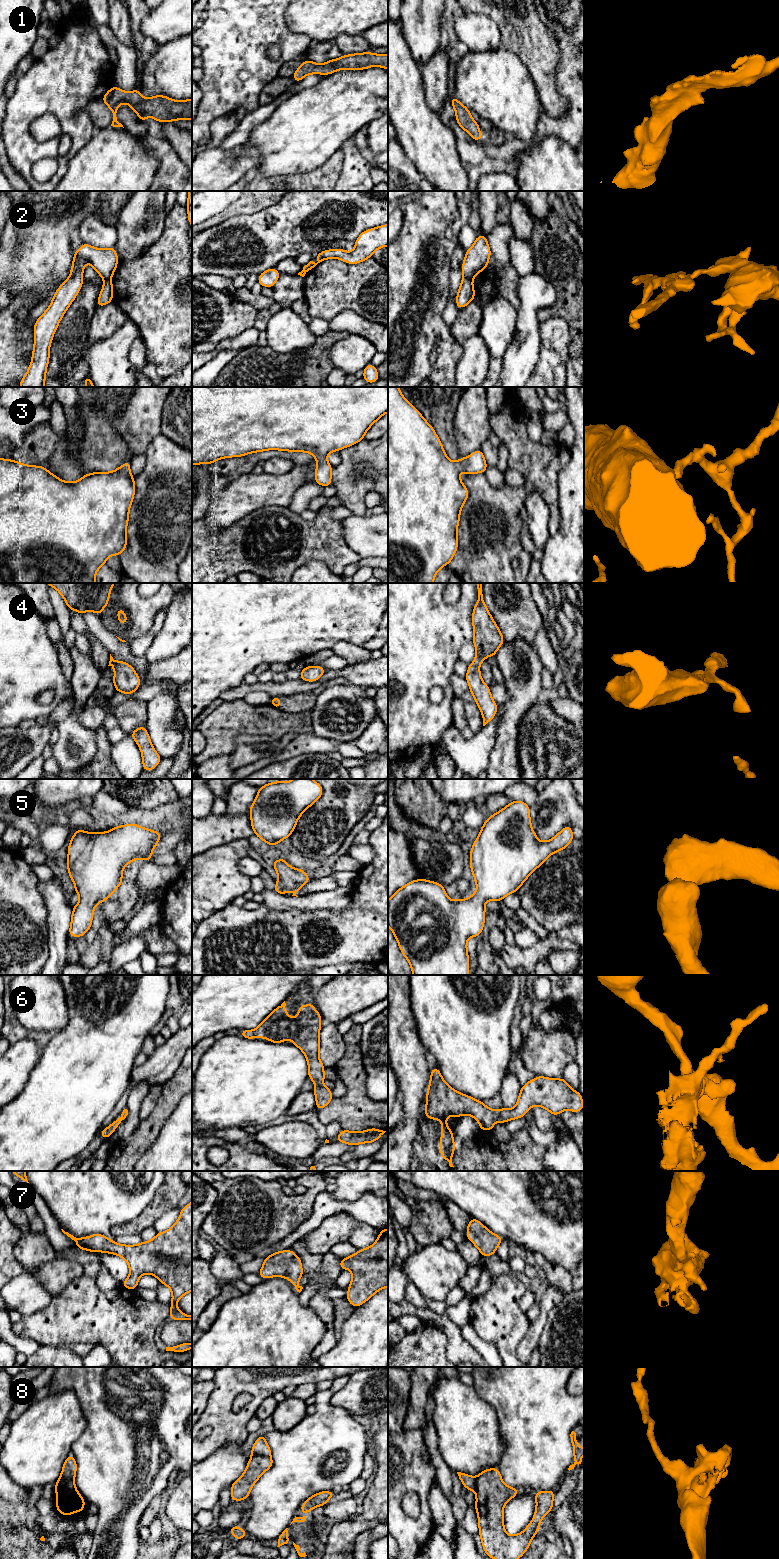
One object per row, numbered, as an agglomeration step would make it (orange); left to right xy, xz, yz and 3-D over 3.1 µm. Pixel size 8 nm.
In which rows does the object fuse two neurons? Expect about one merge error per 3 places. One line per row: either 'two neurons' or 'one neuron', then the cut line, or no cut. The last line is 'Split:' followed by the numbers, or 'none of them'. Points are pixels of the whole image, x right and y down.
1: one neuron; no cut
2: two neurons; cut in yz along (464, 276), (471, 280)
3: one neuron; no cut
4: one neuron; no cut
5: one neuron; no cut
6: one neuron; no cut
7: one neuron; no cut
8: two neurons; cut in xy along (72, 1479), (66, 1483), (64, 1487), (66, 1491)
Split: 2, 8

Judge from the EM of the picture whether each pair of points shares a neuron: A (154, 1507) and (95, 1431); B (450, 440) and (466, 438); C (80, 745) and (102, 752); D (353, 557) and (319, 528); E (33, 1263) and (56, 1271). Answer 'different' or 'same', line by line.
A: different
B: different
C: different
D: same
E: different

